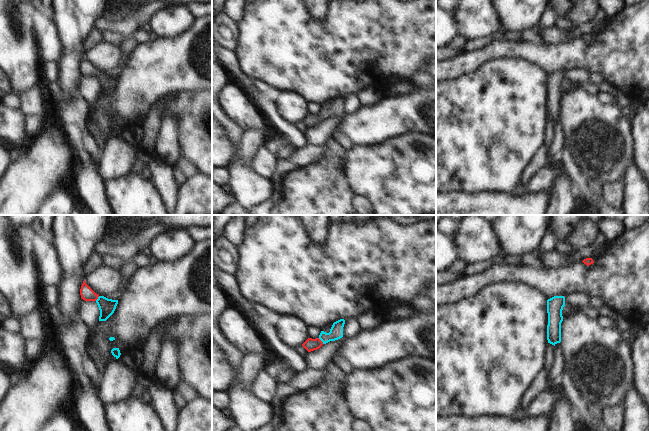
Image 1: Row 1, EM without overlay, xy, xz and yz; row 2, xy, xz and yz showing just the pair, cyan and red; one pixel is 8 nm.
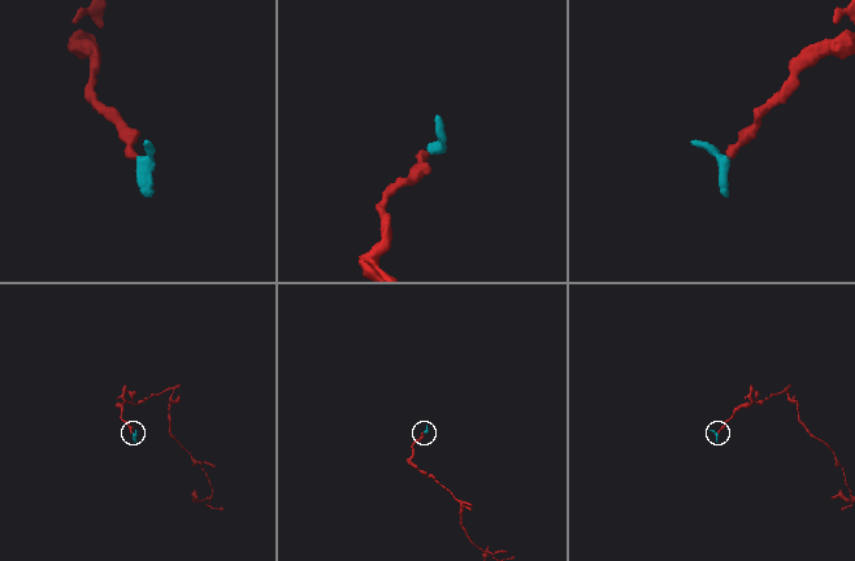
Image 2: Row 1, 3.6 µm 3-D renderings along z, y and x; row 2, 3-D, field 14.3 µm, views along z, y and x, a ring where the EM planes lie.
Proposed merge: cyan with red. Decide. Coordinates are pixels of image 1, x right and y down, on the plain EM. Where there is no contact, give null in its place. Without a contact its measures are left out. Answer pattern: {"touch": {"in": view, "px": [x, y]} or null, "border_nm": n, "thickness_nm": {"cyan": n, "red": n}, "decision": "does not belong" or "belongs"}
{"touch": {"in": "xz", "px": [321, 116]}, "border_nm": 60, "thickness_nm": {"cyan": 110, "red": 100}, "decision": "belongs"}

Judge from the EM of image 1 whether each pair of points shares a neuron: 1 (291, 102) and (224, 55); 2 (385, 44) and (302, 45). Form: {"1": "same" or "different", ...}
{"1": "different", "2": "same"}

